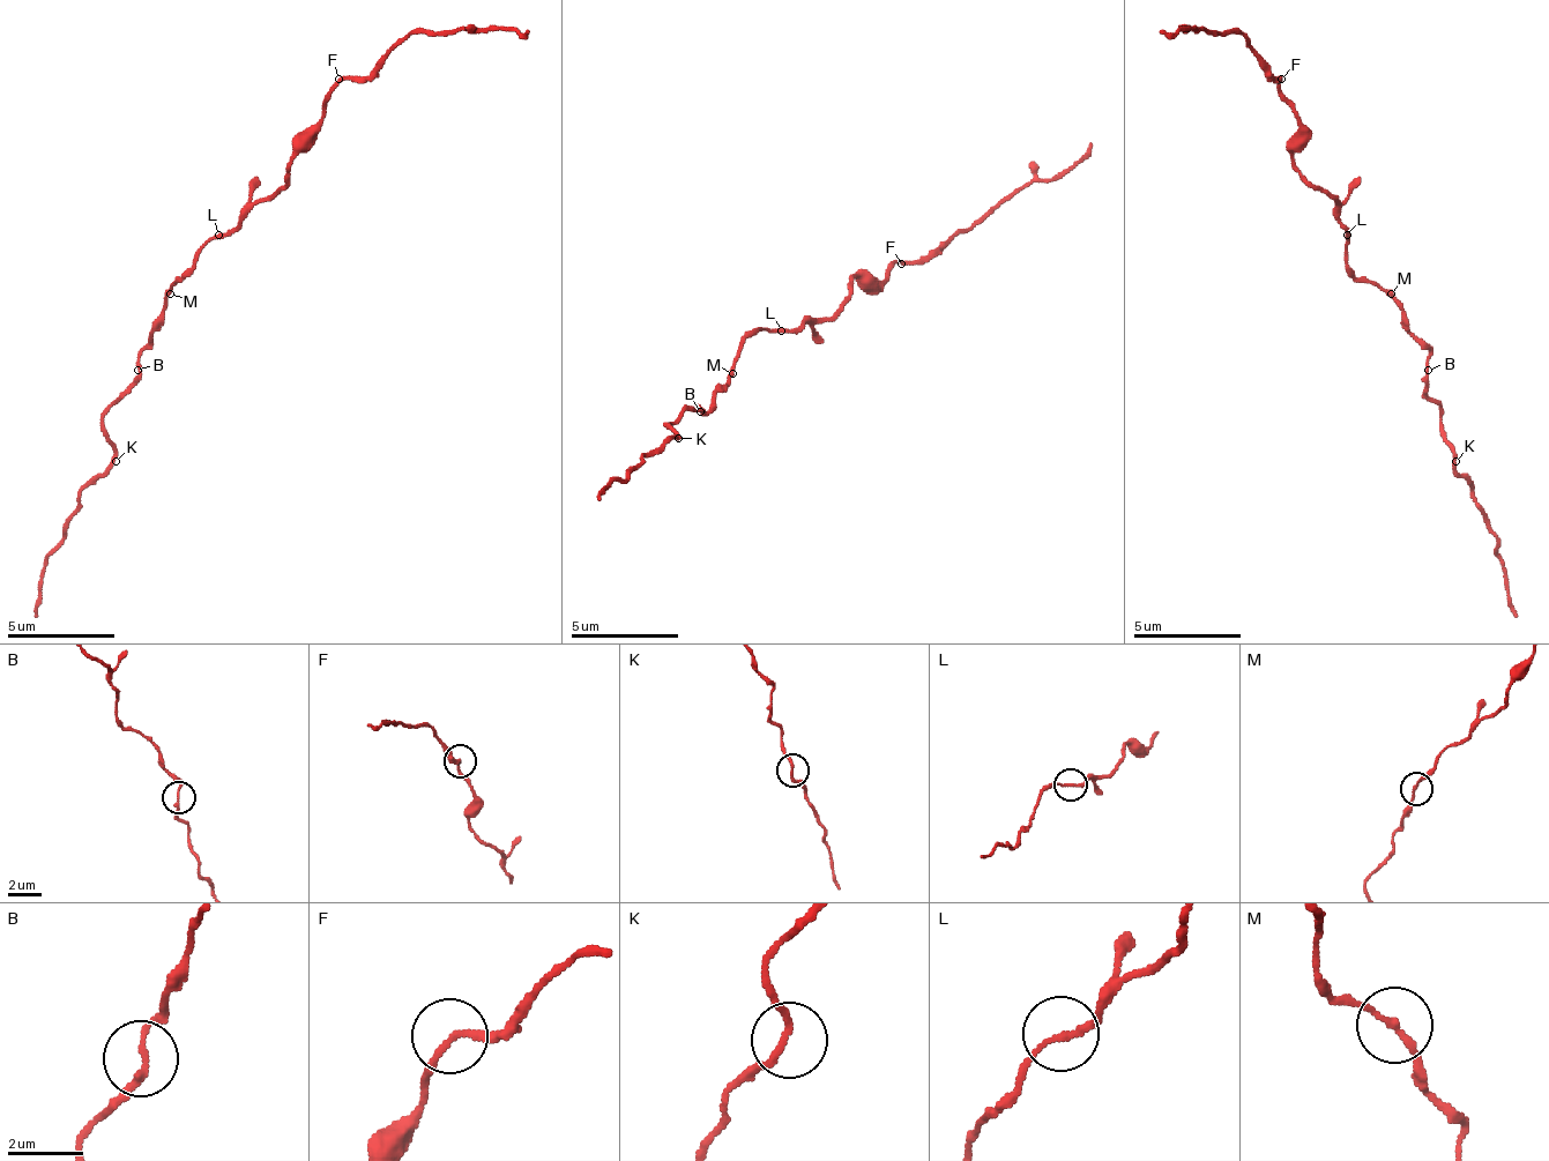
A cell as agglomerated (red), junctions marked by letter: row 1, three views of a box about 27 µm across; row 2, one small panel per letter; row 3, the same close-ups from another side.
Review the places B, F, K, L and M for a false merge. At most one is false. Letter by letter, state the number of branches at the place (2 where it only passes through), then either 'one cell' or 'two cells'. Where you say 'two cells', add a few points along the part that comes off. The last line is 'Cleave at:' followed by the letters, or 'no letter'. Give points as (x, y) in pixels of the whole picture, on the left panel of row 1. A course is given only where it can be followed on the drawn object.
B: 2 branches meet; one cell
F: 2 branches meet; one cell
K: 2 branches meet; one cell
L: 2 branches meet; one cell
M: 2 branches meet; one cell
Cleave at: no letter

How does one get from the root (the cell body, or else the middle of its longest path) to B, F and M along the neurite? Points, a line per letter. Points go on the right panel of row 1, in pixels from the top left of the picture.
B: (1347, 245), (1347, 267), (1358, 277), (1375, 283), (1401, 310), (1407, 332), (1428, 354), (1428, 370)
F: (1347, 245), (1342, 207), (1293, 164), (1293, 132), (1298, 120), (1293, 116), (1293, 104), (1282, 94), (1282, 77)
M: (1347, 245), (1347, 267), (1358, 277), (1379, 283), (1391, 294)

